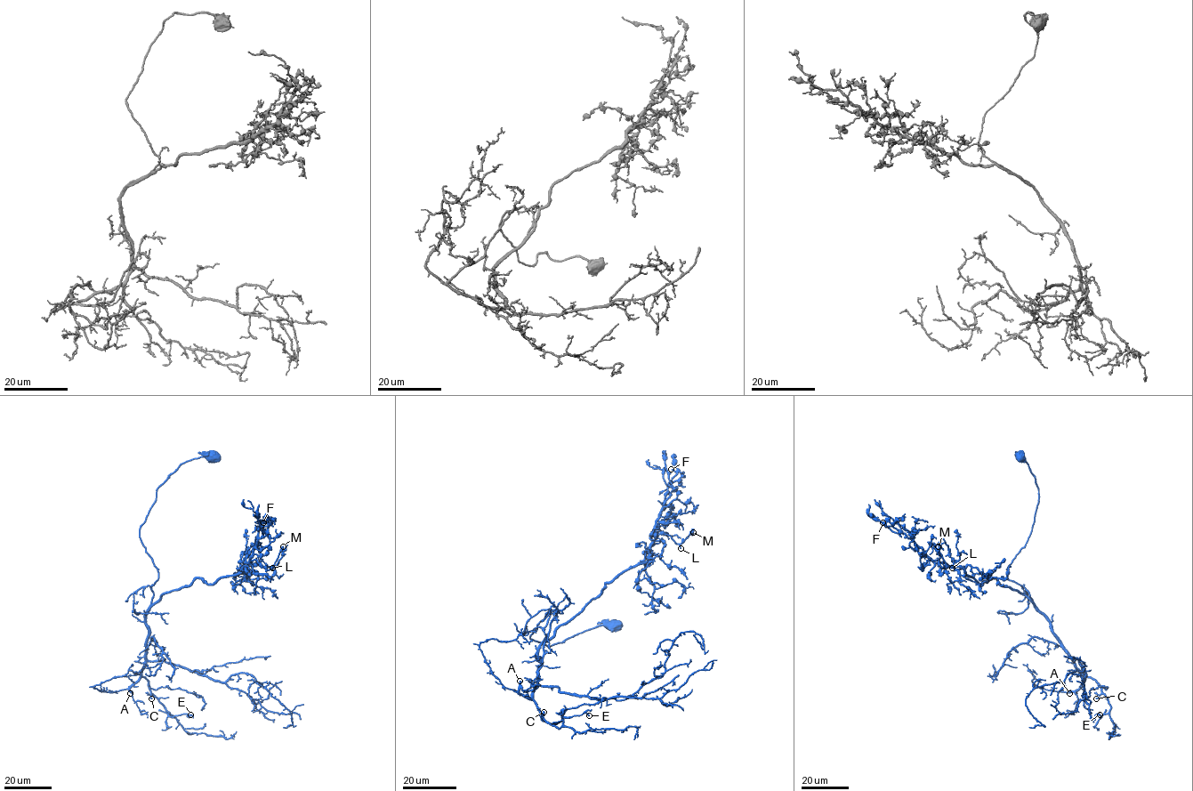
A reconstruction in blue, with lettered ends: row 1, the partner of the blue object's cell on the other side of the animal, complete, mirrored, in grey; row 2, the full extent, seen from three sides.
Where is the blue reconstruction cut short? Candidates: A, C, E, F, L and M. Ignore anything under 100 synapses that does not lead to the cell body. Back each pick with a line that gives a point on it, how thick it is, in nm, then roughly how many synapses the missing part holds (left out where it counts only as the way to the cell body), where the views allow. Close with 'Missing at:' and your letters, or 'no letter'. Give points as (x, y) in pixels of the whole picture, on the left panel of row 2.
A: place (130, 693); calibre 340 nm; 350 synapses
Missing at: A

